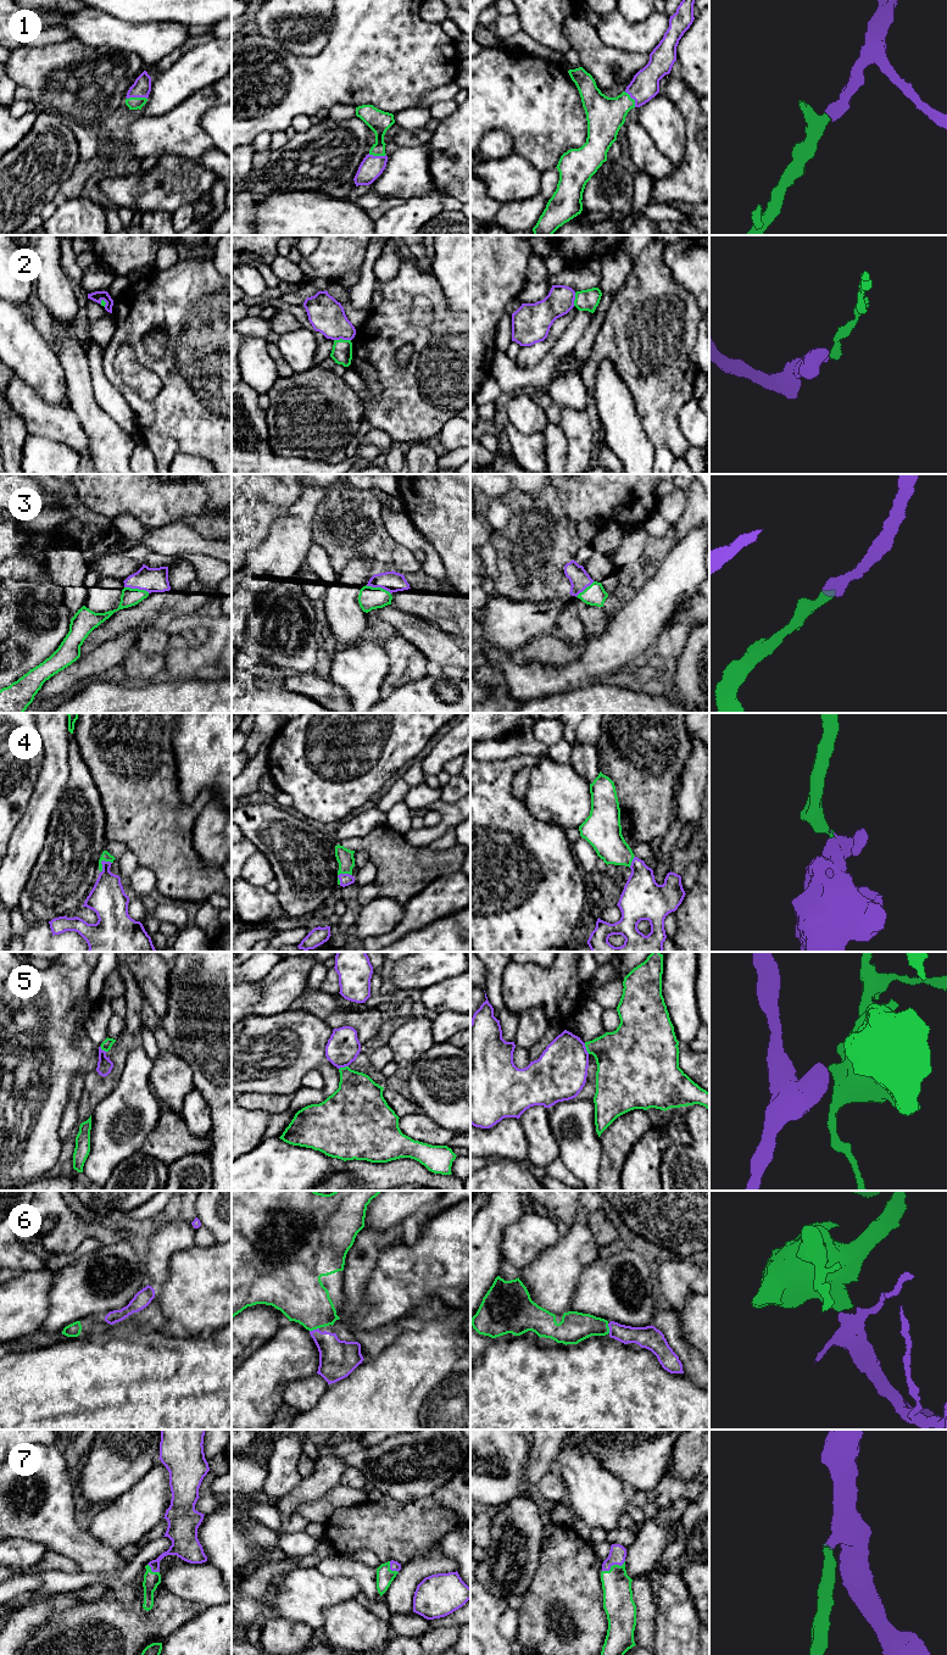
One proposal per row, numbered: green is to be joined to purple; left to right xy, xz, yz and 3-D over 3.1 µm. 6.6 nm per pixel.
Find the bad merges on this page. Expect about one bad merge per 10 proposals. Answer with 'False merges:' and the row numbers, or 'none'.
False merges: 2, 5

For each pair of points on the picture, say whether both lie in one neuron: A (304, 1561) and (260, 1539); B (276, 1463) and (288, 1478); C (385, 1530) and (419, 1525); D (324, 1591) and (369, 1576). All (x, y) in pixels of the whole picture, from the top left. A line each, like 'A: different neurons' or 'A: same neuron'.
A: different neurons
B: same neuron
C: same neuron
D: different neurons

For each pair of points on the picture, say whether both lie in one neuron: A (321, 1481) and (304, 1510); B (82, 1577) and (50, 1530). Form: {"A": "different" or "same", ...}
{"A": "different", "B": "different"}

